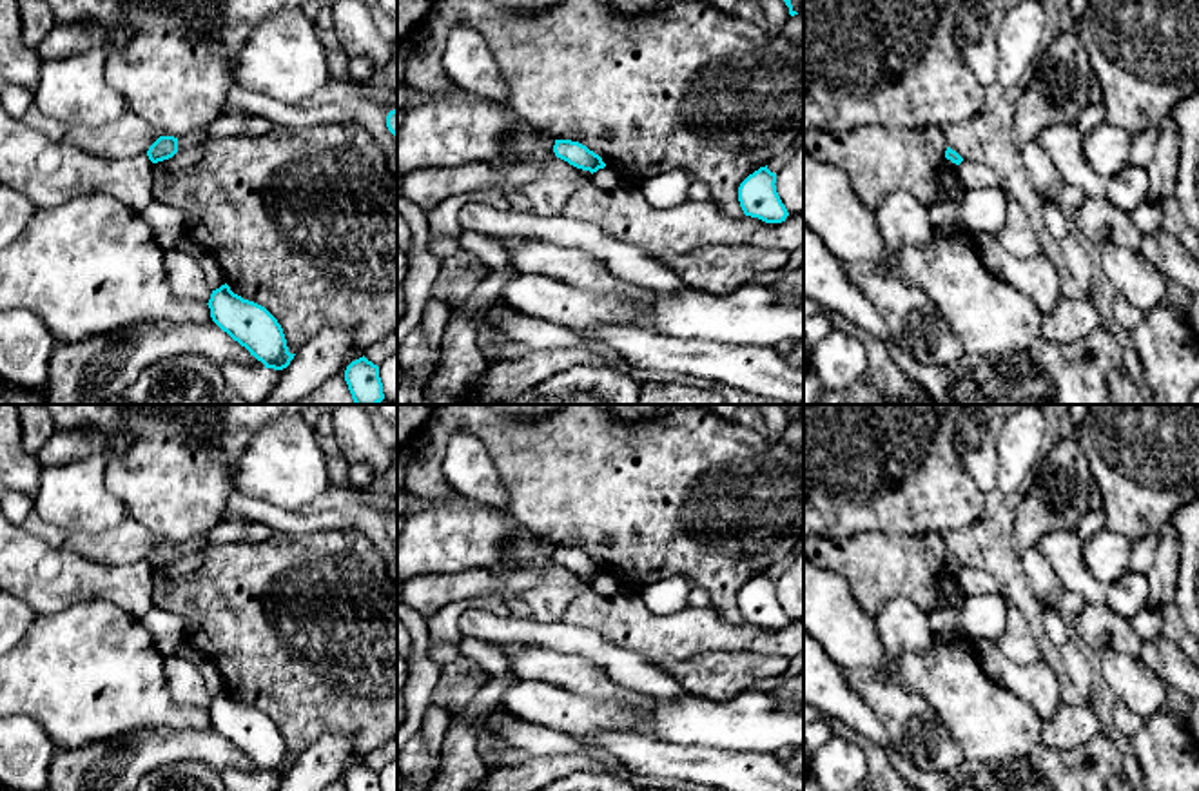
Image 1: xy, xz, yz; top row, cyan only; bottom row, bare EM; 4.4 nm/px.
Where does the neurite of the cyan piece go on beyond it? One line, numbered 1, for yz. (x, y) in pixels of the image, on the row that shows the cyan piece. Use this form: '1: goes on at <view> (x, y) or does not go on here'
1: does not go on here

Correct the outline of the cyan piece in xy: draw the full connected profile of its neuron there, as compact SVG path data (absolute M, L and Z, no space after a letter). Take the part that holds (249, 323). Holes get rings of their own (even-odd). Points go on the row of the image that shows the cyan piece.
M225 283L209 299L212 321L245 347L265 368L283 370L296 354L288 352L278 319L261 305L234 294Z

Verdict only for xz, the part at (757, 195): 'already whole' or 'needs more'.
already whole

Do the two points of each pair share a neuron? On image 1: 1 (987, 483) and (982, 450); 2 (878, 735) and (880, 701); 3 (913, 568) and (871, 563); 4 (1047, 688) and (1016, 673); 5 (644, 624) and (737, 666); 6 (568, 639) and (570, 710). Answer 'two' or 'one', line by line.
1: one
2: two
3: one
4: one
5: two
6: two

